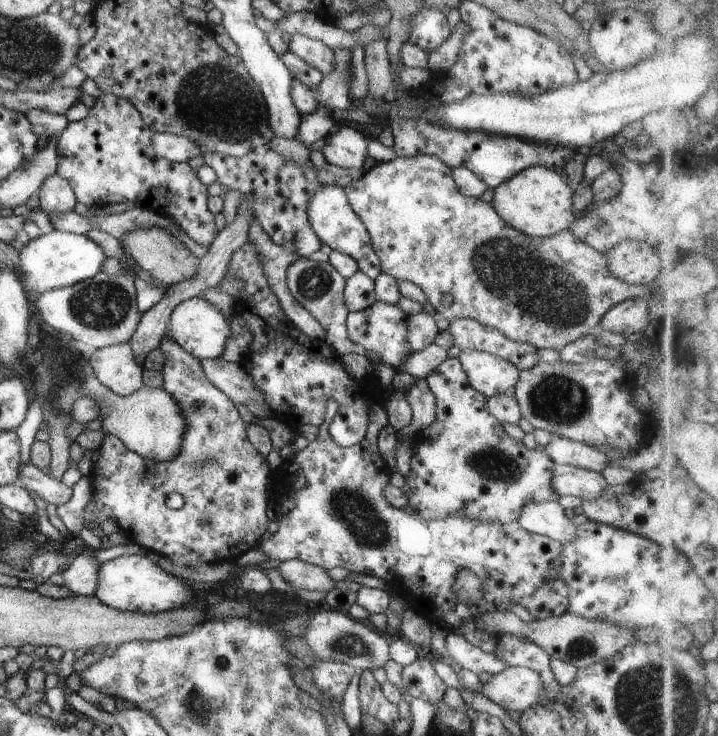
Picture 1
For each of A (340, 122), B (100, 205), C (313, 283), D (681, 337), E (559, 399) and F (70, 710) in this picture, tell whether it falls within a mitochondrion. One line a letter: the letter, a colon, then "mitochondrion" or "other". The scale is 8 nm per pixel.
A: other
B: other
C: mitochondrion
D: mitochondrion
E: mitochondrion
F: other

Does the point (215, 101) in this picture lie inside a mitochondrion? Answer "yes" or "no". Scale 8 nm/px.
yes

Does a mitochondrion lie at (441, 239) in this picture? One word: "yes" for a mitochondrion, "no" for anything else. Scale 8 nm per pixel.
no

